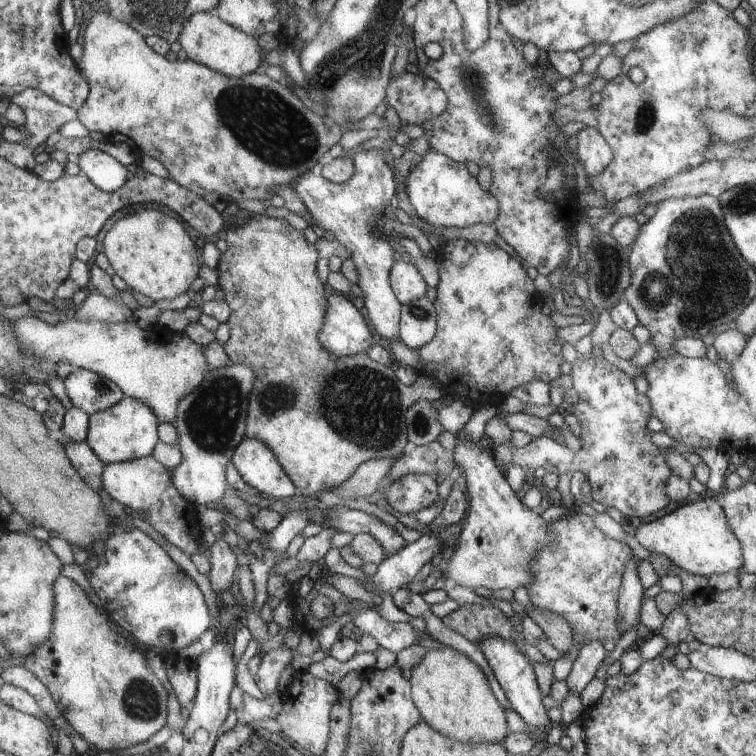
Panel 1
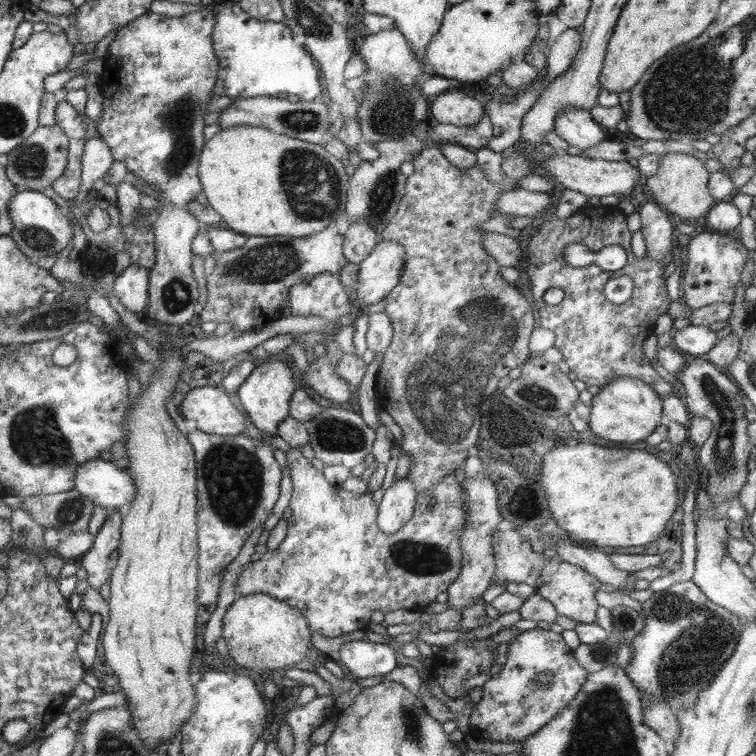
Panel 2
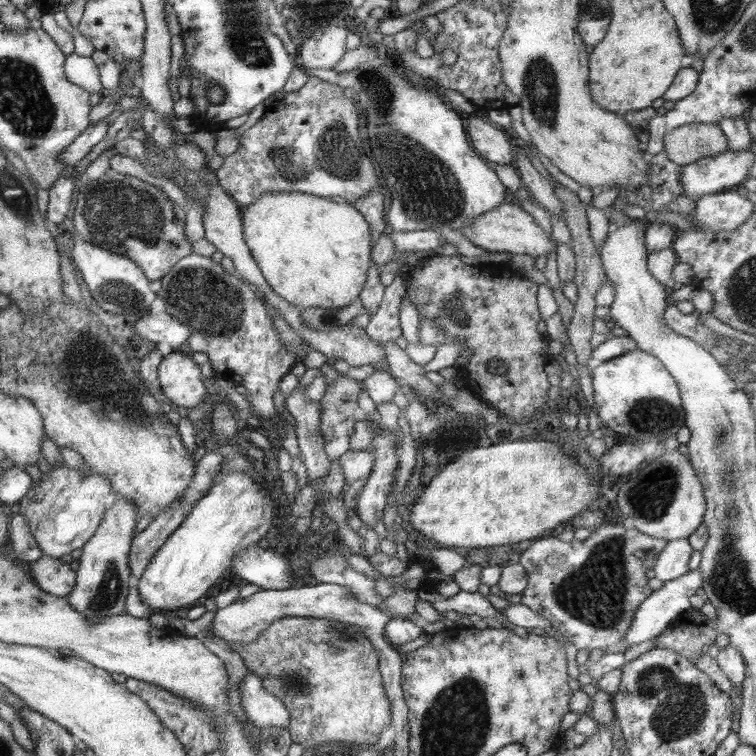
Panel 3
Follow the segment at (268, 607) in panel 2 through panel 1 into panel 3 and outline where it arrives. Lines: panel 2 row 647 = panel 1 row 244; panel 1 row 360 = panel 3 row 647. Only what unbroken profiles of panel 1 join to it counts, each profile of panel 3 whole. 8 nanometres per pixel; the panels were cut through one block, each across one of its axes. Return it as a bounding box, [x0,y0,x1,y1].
[230,617,394,749]

